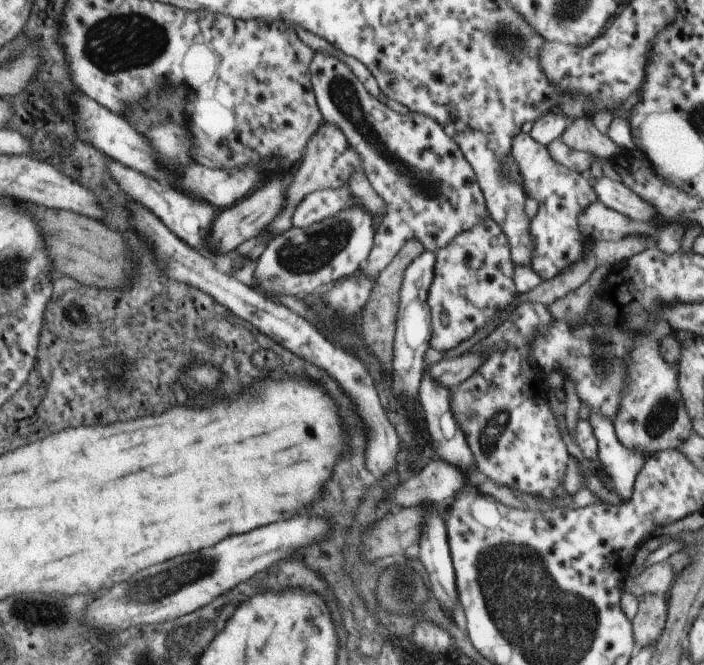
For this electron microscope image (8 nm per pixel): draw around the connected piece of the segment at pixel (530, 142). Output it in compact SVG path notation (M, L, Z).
M520 133L511 143L511 158L521 174L521 190L538 203L537 212L529 219L529 238L533 242L533 256L529 262L532 270L543 280L561 274L569 264L583 256L586 240L579 229L578 218L597 198L591 190L586 175L561 166L550 156L549 150L538 144L528 134Z

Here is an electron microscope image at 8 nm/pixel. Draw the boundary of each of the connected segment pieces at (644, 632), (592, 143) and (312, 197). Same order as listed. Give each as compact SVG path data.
M644 595L637 597L638 608L635 617L631 620L634 626L634 640L638 648L649 647L659 640L664 630L665 600L661 595Z
M587 117L575 118L561 132L560 140L572 150L584 151L599 159L616 160L624 152L606 135L600 134Z
M347 185L311 192L295 206L290 224L292 227L306 228L325 218L331 218L339 210L351 208L356 204Z

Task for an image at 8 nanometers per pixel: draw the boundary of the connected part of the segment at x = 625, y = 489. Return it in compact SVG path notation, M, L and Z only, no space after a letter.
M593 412L587 421L597 438L598 462L602 474L609 476L606 482L610 491L622 501L627 501L632 496L631 479L641 469L646 455L630 452L622 446L615 438L609 418L601 416L599 412Z

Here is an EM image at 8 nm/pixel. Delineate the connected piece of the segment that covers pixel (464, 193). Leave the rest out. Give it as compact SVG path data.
M313 49L309 68L310 83L313 85L319 112L329 124L335 124L345 134L346 141L361 158L362 172L367 182L385 204L374 235L374 244L367 254L367 259L359 266L359 272L375 279L407 240L419 240L425 252L435 253L446 247L461 232L467 232L475 227L475 224L483 222L483 218L488 214L486 200L474 170L467 164L462 152L459 152L458 144L443 132L442 126L433 117L410 111L405 116L399 115L395 108L391 108L391 104L384 104L383 99L373 98L363 88L362 83L353 77L351 70L335 56L327 56Z

